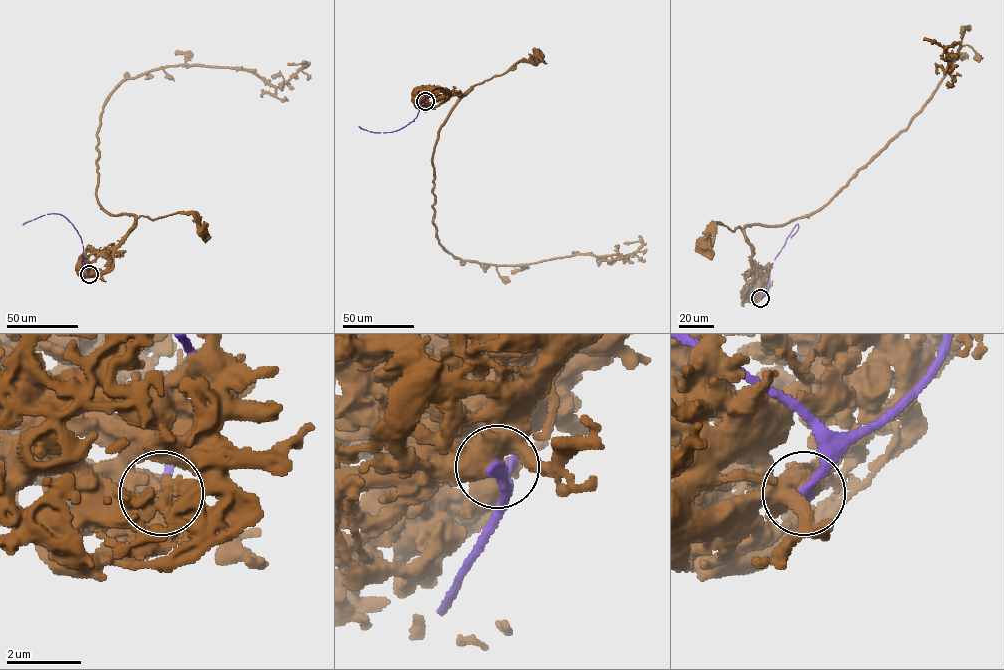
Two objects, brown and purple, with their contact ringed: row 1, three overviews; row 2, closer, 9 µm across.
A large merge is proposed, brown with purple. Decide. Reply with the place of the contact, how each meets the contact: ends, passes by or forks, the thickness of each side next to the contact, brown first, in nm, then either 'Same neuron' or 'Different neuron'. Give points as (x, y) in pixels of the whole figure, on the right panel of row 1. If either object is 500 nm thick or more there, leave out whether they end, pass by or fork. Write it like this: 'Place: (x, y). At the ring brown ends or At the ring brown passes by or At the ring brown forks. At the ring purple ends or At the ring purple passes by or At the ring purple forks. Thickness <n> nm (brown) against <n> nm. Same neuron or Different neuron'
Place: (760, 298). Thickness 500 nm (brown) against 280 nm. Different neuron

